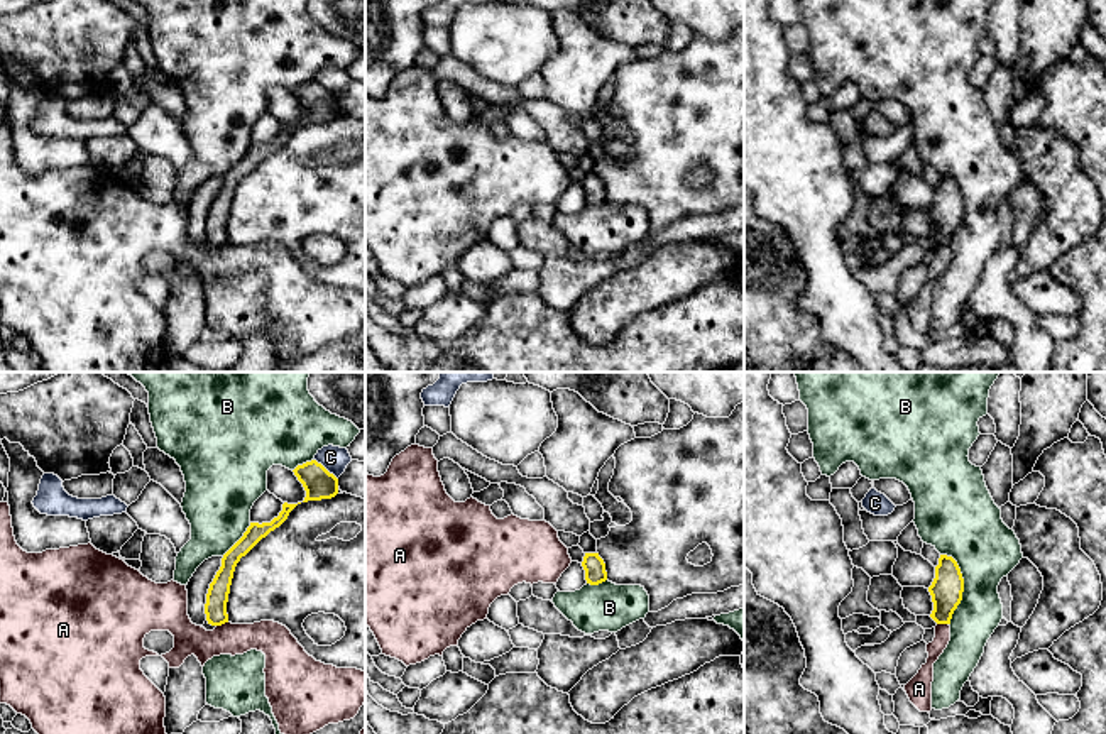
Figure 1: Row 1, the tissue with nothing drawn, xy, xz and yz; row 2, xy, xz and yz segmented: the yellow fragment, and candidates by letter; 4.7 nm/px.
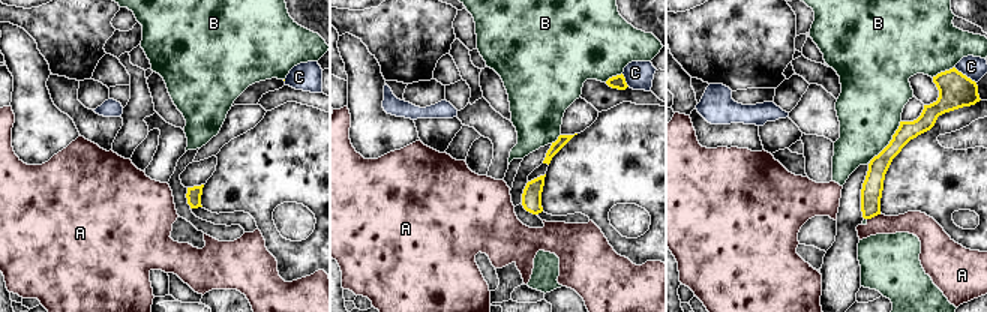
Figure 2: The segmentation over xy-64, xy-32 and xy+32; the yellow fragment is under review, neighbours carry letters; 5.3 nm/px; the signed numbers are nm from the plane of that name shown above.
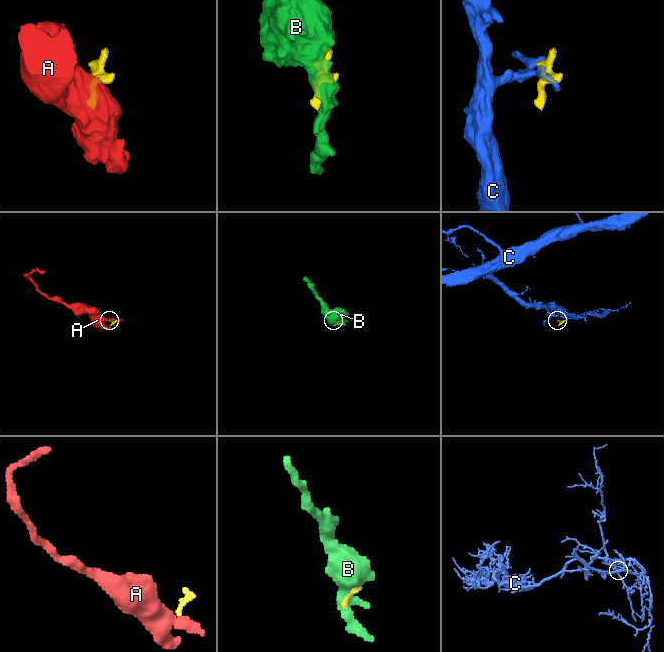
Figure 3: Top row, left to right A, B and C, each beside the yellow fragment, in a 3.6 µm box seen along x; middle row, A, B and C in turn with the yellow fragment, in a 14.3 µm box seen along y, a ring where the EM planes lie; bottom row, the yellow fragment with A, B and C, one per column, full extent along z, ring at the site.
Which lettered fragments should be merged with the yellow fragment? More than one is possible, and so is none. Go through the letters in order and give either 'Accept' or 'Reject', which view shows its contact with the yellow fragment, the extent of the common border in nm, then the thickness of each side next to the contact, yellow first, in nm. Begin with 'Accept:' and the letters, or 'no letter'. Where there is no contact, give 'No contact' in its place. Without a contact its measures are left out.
Accept: no letter
A: Reject. Touches yellow in xy. Shared border 60 nm. Thickness 110 nm (yellow) against 160 nm
B: Reject. Touches yellow in yz. Shared border 340 nm. Thickness 150 nm (yellow) against 300 nm
C: Reject. Touches yellow in xy. Shared border 150 nm. Thickness 150 nm (yellow) against 120 nm

